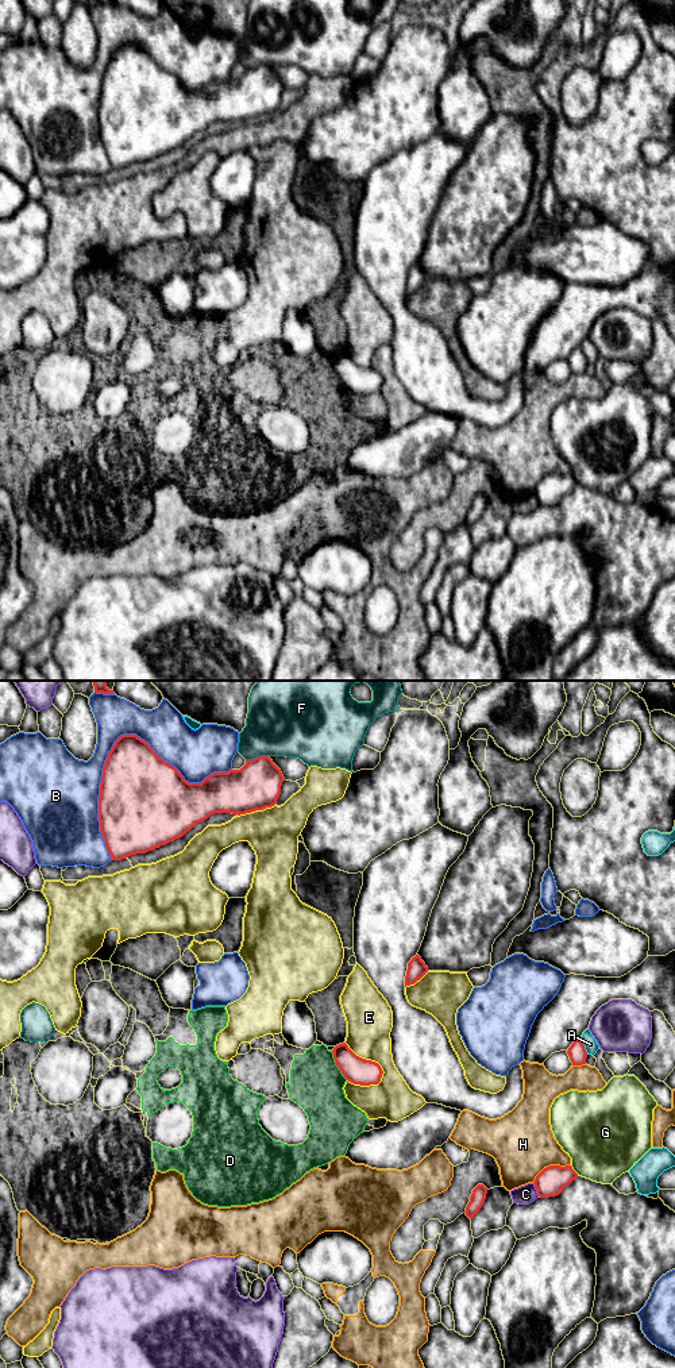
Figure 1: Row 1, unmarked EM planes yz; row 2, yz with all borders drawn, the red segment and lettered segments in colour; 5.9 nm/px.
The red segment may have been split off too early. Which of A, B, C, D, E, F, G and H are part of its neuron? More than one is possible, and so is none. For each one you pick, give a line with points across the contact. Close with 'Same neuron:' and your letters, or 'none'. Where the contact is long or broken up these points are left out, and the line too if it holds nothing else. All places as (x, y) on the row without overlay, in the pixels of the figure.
Same neuron: none

